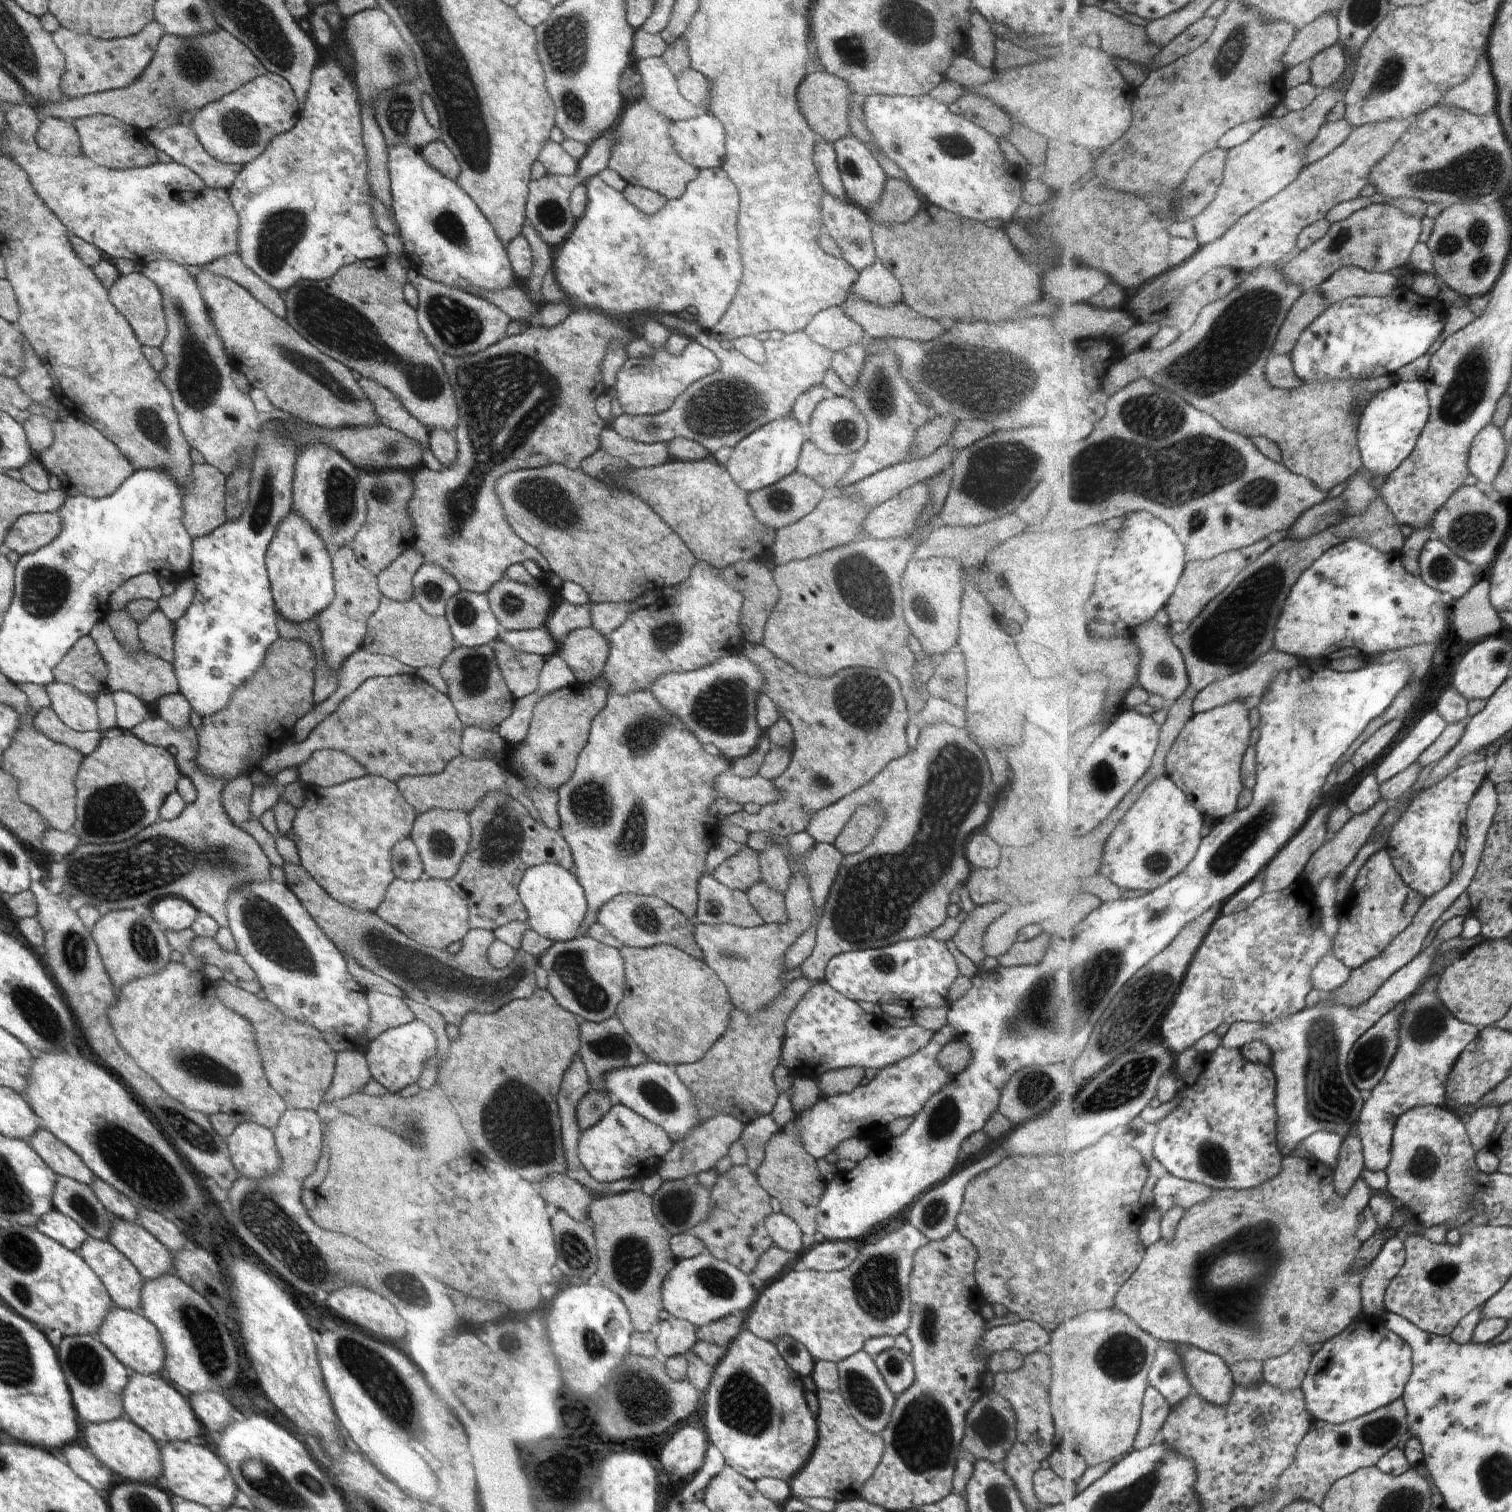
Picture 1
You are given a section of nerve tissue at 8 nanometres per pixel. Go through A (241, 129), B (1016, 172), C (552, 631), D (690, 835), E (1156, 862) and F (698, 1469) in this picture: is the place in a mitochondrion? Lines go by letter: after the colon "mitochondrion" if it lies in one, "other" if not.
A: mitochondrion
B: other
C: other
D: other
E: mitochondrion
F: other

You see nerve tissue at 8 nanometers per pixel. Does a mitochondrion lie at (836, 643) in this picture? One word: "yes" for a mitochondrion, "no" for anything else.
no

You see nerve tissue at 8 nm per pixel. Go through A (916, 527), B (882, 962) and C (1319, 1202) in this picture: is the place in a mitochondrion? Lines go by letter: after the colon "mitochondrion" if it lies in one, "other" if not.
A: other
B: mitochondrion
C: other

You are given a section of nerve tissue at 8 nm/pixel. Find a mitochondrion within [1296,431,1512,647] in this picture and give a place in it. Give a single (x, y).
(1472, 532)

